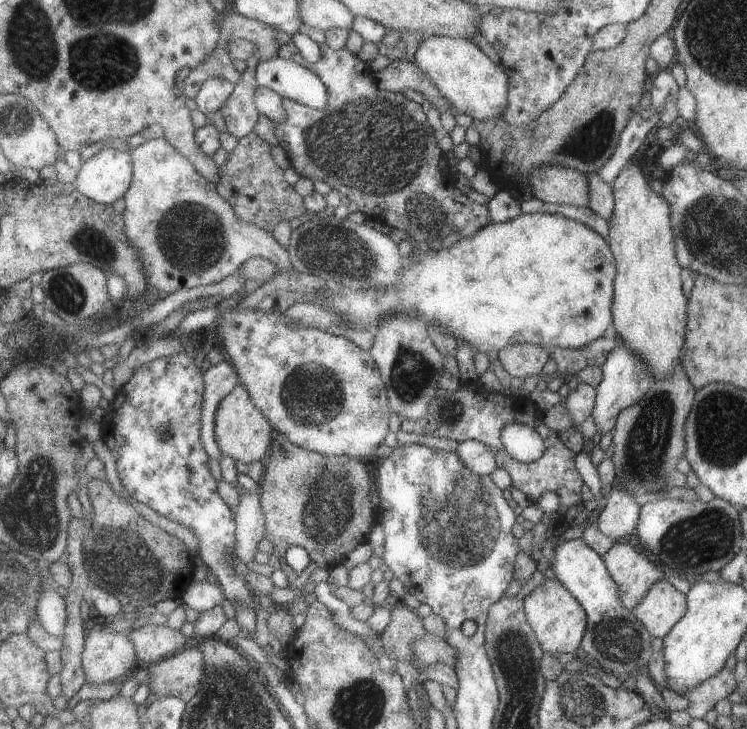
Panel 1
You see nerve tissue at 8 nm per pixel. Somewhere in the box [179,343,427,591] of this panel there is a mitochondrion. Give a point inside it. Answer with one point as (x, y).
(330, 509)

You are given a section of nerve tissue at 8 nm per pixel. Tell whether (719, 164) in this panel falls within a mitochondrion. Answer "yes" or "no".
no

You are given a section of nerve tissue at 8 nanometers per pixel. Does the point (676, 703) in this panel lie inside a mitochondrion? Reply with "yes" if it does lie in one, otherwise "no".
no

